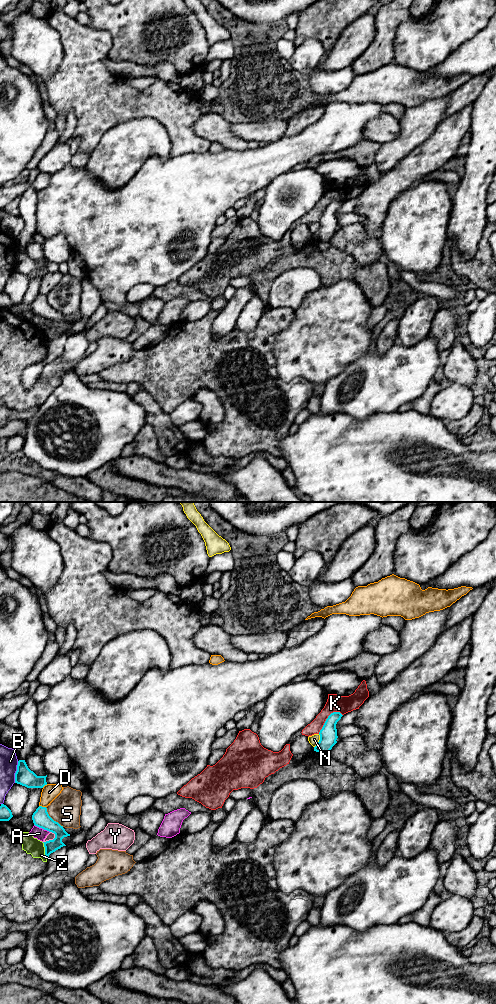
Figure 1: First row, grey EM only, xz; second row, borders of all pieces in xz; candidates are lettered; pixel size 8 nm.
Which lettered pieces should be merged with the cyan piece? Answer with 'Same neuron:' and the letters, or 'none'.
Same neuron: none

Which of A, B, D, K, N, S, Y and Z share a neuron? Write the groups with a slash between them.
A / B / D / K / N / S / Y / Z

